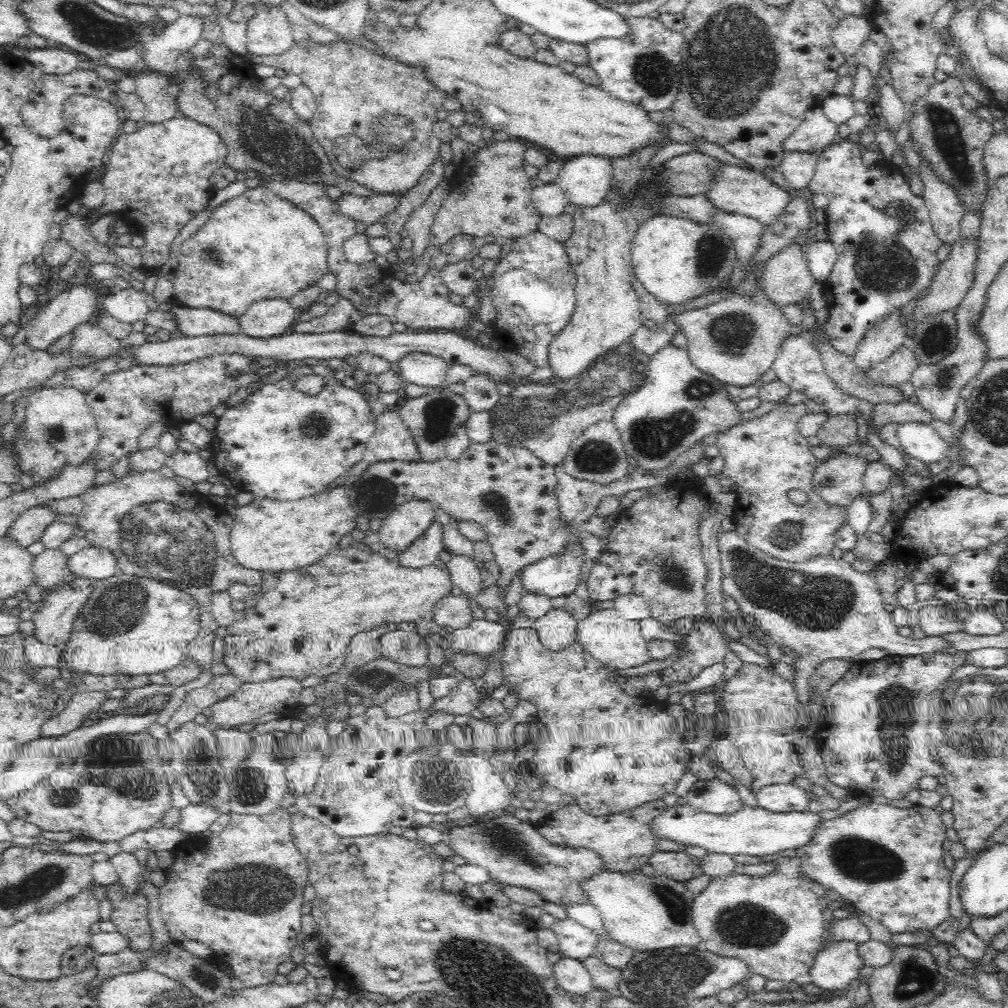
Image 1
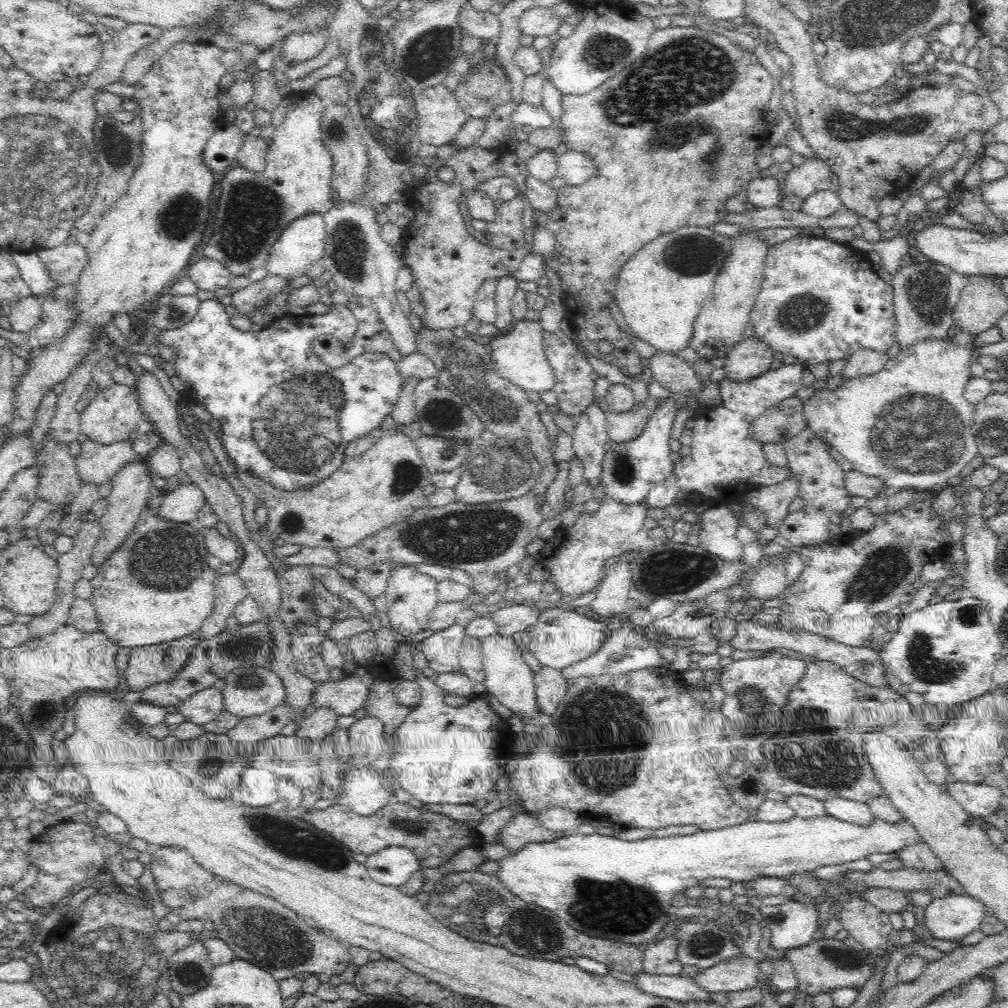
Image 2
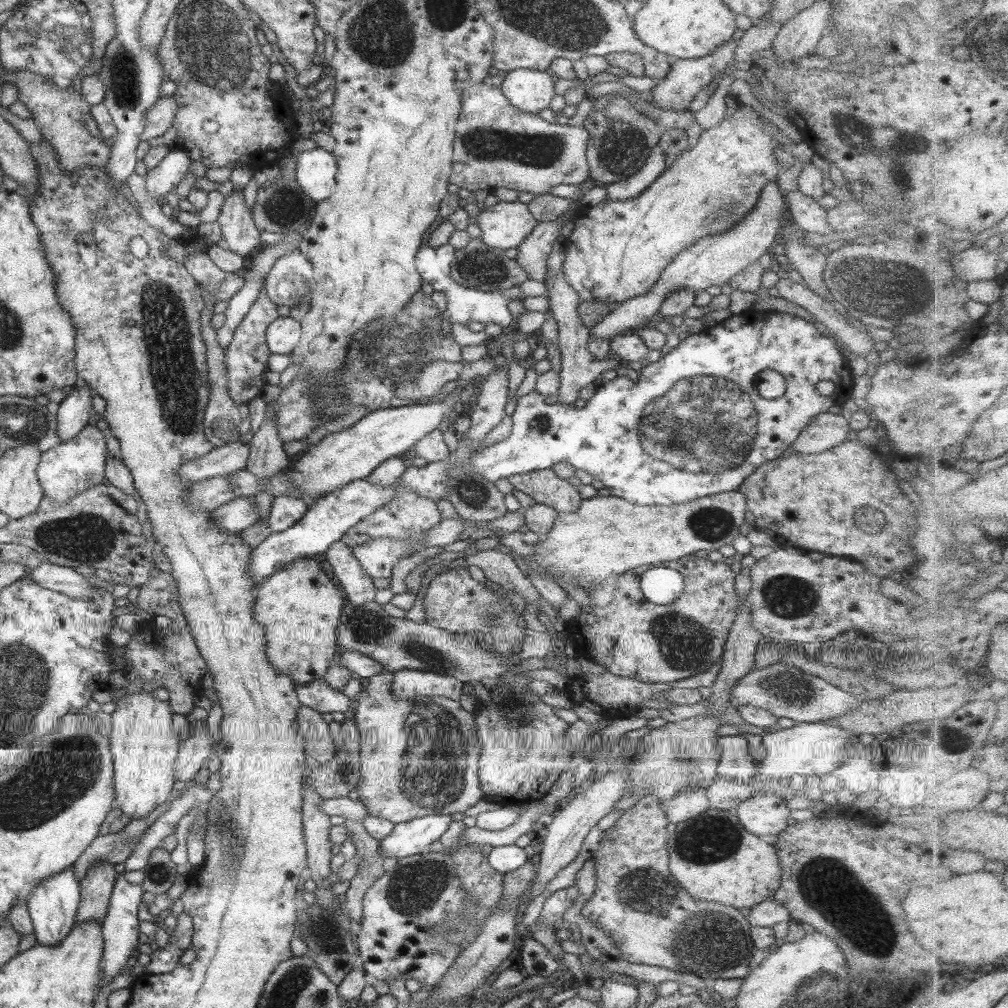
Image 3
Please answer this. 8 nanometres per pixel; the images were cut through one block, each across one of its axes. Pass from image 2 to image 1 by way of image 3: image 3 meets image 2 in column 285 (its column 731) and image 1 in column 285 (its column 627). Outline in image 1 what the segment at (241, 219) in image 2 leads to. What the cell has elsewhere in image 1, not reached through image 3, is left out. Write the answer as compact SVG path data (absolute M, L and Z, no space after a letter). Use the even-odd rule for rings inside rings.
M267 186L248 188L240 196L226 200L213 210L208 222L182 242L172 280L175 296L184 306L212 307L238 319L258 300L289 300L308 286L318 283L329 271L327 249L322 228L308 212L272 193Z

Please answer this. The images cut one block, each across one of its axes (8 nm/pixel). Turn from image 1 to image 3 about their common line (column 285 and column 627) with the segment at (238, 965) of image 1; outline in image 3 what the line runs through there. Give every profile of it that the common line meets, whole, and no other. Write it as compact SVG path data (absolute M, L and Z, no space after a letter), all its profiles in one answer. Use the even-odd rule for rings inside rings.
M652 793L617 817L591 857L597 882L580 915L613 940L625 962L690 973L706 983L715 978L742 979L754 948L748 920L732 906L691 897L674 880L668 869L667 824Z

